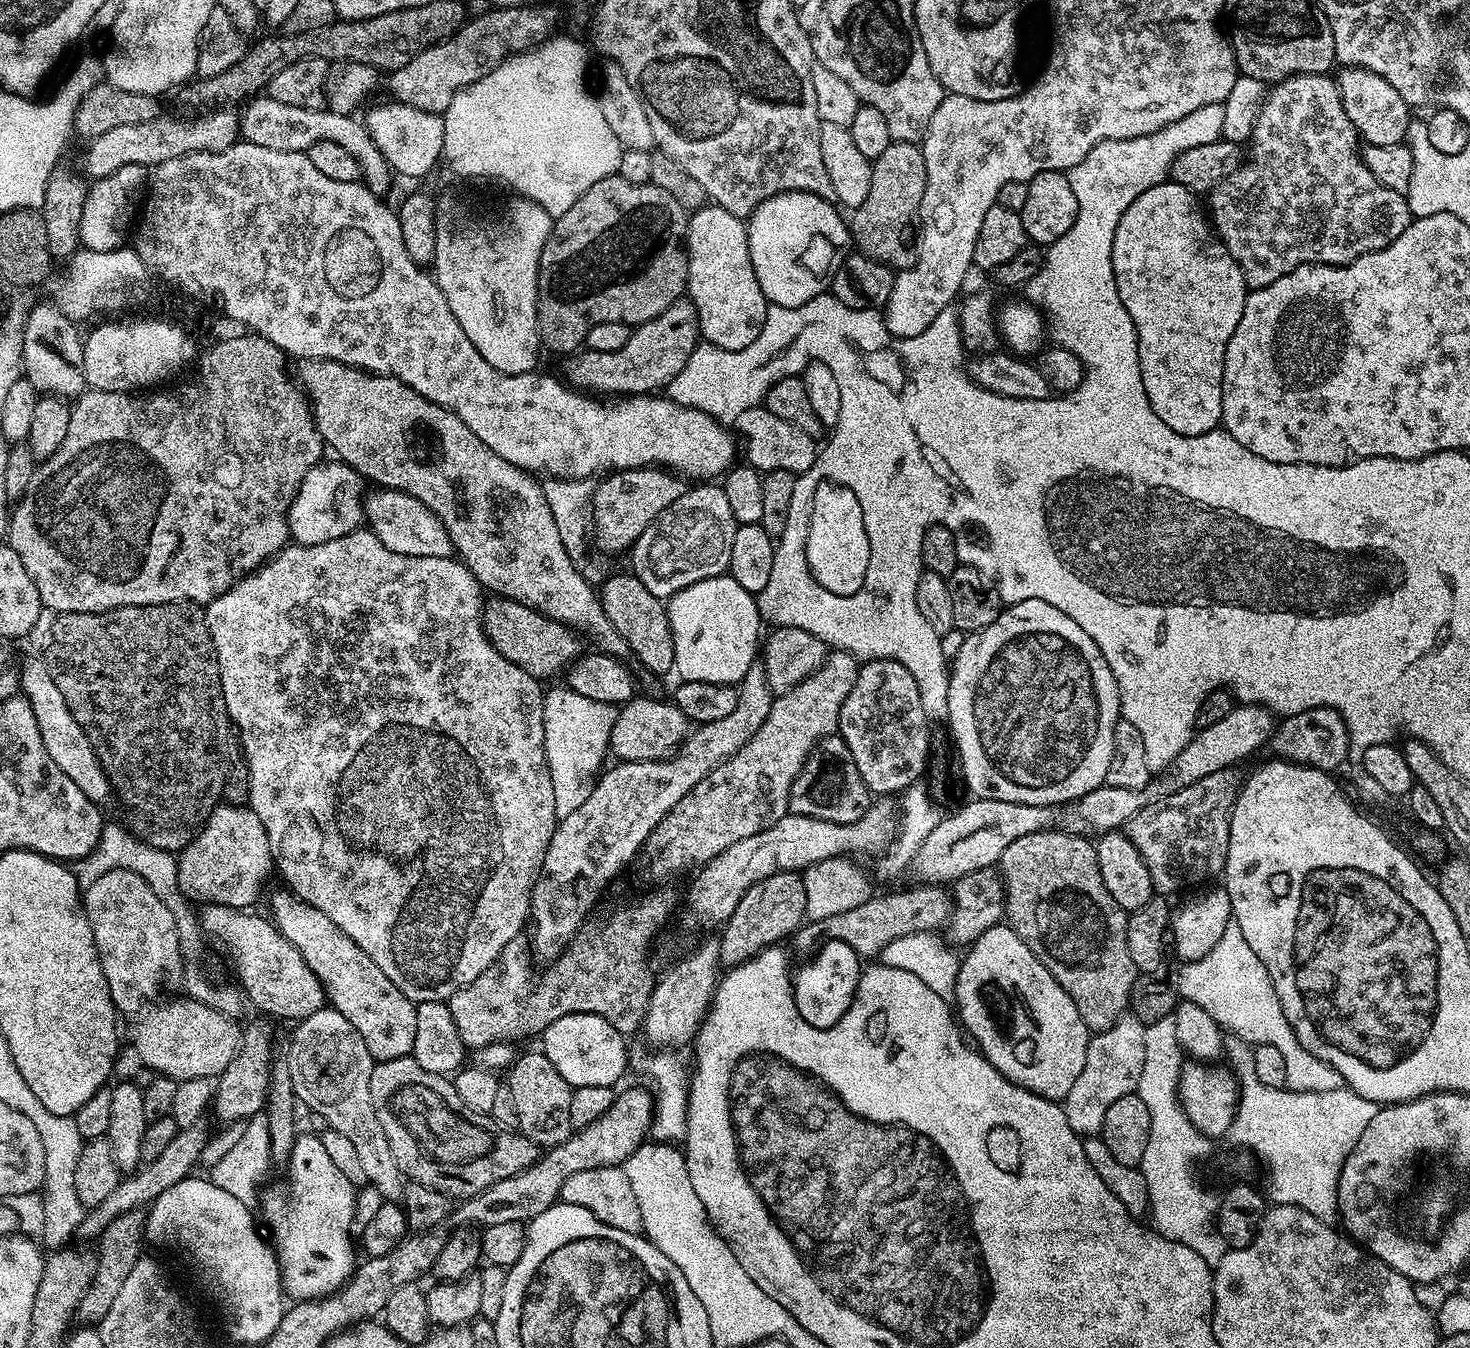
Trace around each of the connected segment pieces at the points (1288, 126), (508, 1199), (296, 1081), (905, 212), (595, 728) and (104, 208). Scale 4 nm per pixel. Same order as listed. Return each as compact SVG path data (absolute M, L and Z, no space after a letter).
M1331 75L1287 76L1284 80L1271 85L1253 128L1250 139L1252 153L1249 154L1248 161L1246 161L1246 156L1243 163L1212 189L1207 197L1209 200L1206 200L1207 207L1210 209L1211 227L1218 239L1226 246L1228 253L1238 262L1249 289L1270 286L1270 282L1278 282L1278 278L1282 278L1282 274L1290 274L1290 270L1300 268L1303 264L1349 264L1360 256L1365 256L1368 252L1377 252L1390 246L1390 242L1397 240L1408 229L1408 225L1412 223L1414 217L1408 205L1407 195L1382 186L1382 182L1378 182L1378 178L1374 178L1374 174L1370 174L1370 170L1364 165L1362 159L1361 144L1362 141L1354 122L1350 122L1350 118L1346 116L1346 110L1342 106L1340 85Z
M628 1088L617 1095L616 1101L598 1118L598 1122L590 1122L590 1126L573 1131L572 1136L564 1144L555 1144L547 1149L540 1159L535 1160L529 1168L514 1174L510 1178L502 1178L502 1182L494 1182L486 1190L482 1190L469 1200L459 1201L451 1209L450 1220L456 1226L479 1226L481 1229L498 1226L498 1222L531 1222L538 1214L542 1214L557 1203L560 1194L560 1184L570 1178L570 1174L578 1174L578 1170L594 1170L605 1166L620 1166L638 1150L640 1145L649 1139L652 1131L654 1115L654 1096L647 1088Z
M331 1006L319 1008L314 1014L299 1021L292 1032L292 1045L286 1050L289 1062L290 1077L293 1078L293 1094L301 1105L308 1107L309 1113L317 1112L326 1118L329 1128L347 1136L357 1151L358 1159L363 1167L366 1182L374 1186L385 1201L399 1203L404 1197L405 1179L400 1167L397 1166L390 1149L390 1142L386 1139L386 1132L378 1121L374 1111L374 1104L370 1097L370 1077L376 1065L362 1034L346 1021L341 1012Z
M893 140L880 157L872 161L870 194L850 216L855 247L865 256L893 270L915 268L918 247L918 217L922 194L926 190L926 158L919 143Z
M548 688L544 693L544 749L550 770L550 782L554 782L554 810L557 817L573 813L586 798L601 775L600 763L604 752L609 751L608 739L616 721L615 704L594 702L573 688Z
M138 164L122 166L109 177L93 179L82 210L80 243L89 252L114 252L129 239L150 179L147 167Z

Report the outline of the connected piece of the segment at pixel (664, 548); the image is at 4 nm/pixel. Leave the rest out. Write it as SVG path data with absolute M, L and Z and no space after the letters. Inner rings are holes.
M700 482L695 485L697 488L689 487L682 494L682 498L678 498L678 502L666 506L666 510L662 510L662 514L658 514L658 518L654 518L654 522L650 522L646 530L642 530L642 534L632 545L631 571L640 579L642 586L650 590L650 594L667 598L694 582L723 576L728 572L730 550L734 546L734 534L738 525L733 512L730 511L730 502L726 502L723 487L716 485L715 488L714 485L712 482Z

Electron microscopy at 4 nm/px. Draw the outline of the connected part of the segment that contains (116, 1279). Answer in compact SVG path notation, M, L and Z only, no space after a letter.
M143 1207L132 1208L126 1213L118 1215L98 1237L100 1249L95 1249L96 1269L90 1286L86 1286L86 1294L82 1294L82 1302L78 1302L74 1316L81 1325L96 1326L110 1310L118 1290L126 1283L126 1274L134 1270L134 1262L142 1259L143 1248L146 1248L144 1221L146 1212Z

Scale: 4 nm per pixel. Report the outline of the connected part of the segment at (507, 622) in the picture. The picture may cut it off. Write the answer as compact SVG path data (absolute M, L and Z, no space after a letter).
M492 598L482 608L484 632L488 640L510 662L514 662L526 674L536 677L537 680L547 681L547 676L555 672L563 673L573 660L581 655L581 633L575 628L569 628L567 624L558 622L554 618L544 616L541 612L535 612L530 606L519 604L513 600Z

